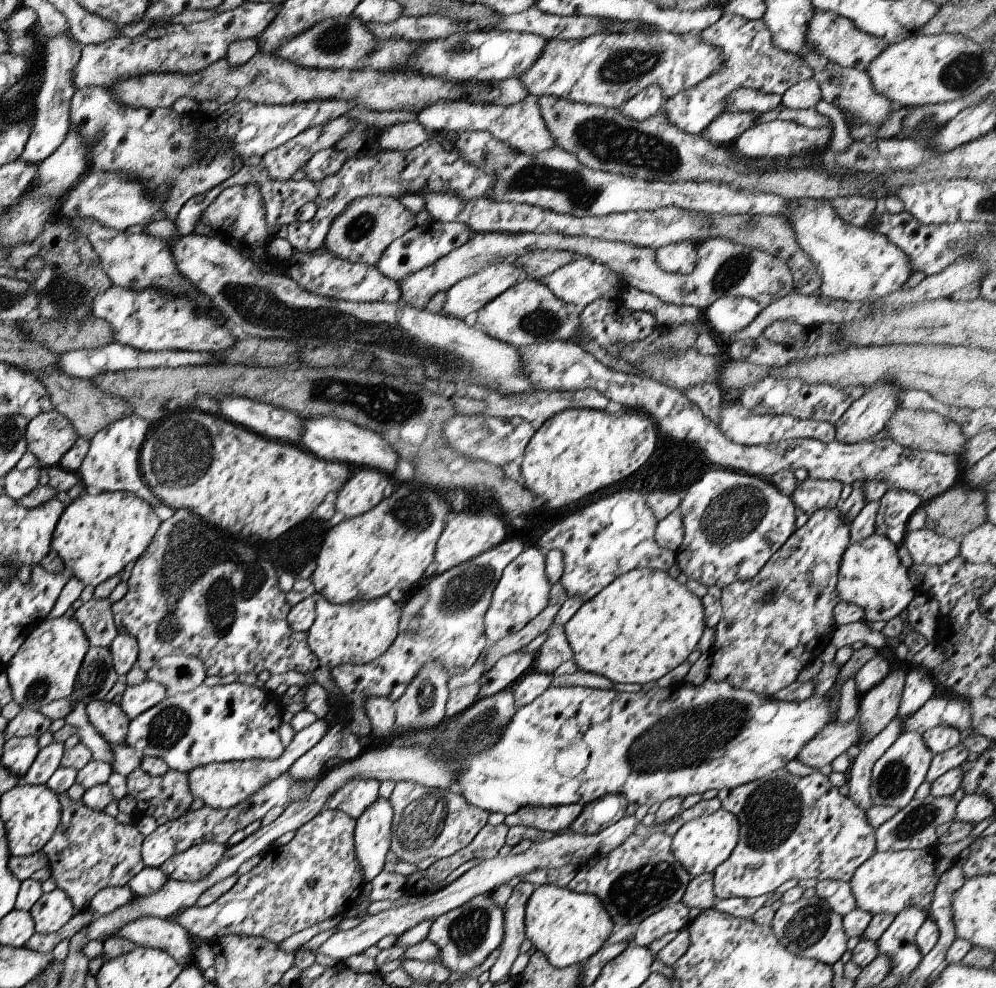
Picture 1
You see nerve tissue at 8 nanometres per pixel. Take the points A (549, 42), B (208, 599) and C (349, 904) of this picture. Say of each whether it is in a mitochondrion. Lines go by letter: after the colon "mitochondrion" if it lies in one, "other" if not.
A: other
B: mitochondrion
C: other

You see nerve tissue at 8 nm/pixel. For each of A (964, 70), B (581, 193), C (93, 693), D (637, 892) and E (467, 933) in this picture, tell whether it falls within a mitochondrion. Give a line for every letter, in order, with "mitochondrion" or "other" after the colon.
A: mitochondrion
B: mitochondrion
C: other
D: mitochondrion
E: mitochondrion

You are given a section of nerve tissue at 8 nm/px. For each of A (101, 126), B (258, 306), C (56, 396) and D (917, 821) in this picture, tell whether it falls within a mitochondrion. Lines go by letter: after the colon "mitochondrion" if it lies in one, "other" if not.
A: mitochondrion
B: mitochondrion
C: other
D: mitochondrion

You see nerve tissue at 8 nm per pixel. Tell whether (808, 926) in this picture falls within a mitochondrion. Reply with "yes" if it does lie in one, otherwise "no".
yes

